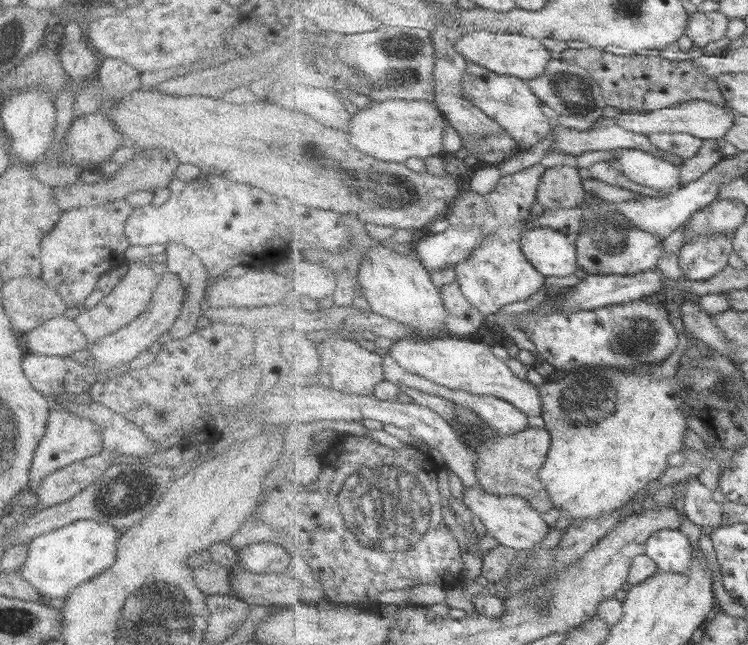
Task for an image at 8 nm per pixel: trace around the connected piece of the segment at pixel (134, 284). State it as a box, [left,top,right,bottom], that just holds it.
[75,262,162,346]

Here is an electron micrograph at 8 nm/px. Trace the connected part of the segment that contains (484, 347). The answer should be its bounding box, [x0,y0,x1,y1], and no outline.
[390,335,544,416]

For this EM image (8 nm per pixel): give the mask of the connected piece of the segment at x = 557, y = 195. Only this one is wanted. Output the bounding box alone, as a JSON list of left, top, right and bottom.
[538,165,587,210]

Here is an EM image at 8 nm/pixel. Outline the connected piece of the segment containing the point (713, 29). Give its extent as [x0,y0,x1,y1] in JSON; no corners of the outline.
[687,10,730,47]

